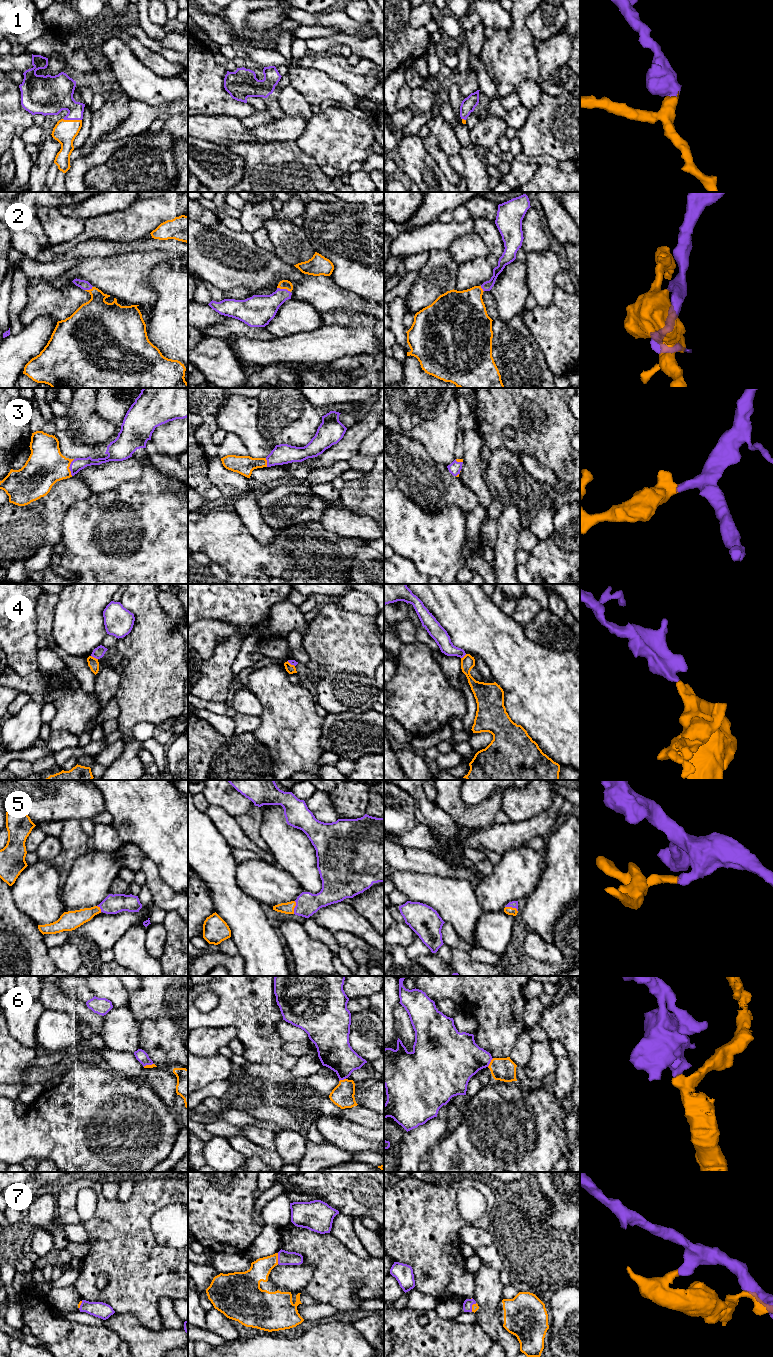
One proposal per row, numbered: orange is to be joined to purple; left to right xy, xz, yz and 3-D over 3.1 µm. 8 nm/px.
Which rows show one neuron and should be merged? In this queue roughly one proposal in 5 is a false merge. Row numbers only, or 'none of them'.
1, 2, 3, 5, 7

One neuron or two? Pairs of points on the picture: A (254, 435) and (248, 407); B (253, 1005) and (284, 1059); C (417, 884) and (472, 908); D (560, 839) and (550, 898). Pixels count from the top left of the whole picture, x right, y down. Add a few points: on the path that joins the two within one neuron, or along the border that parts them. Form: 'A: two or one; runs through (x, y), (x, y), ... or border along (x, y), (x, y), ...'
A: one; runs through (248, 428), (248, 414)
B: one; runs through (254, 1018), (256, 1029), (271, 1046)
C: one; runs through (431, 890), (449, 896), (458, 905)
D: one; runs through (560, 854), (560, 883)

